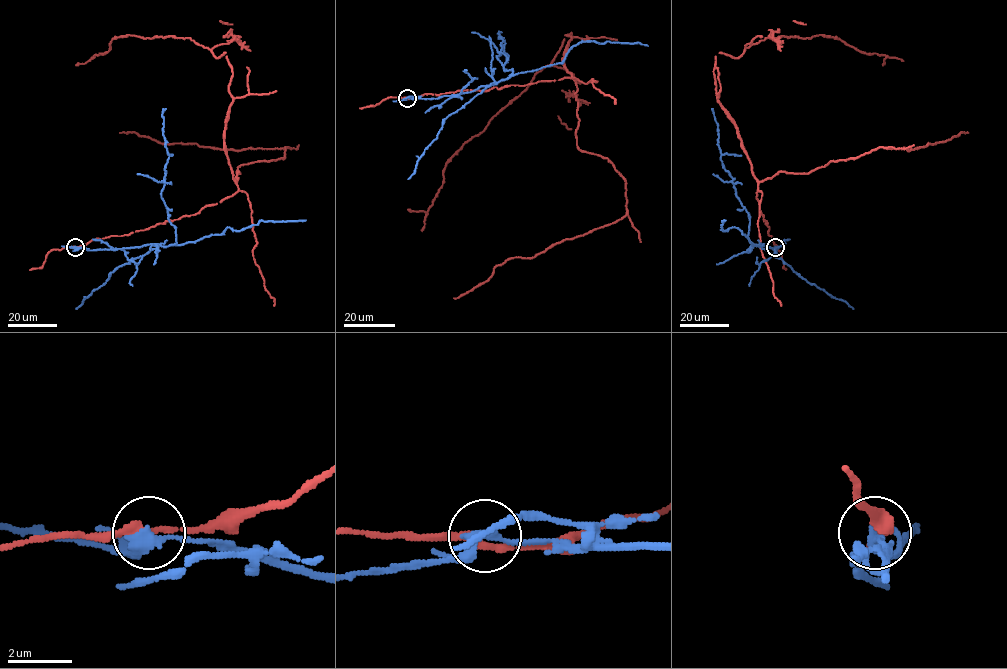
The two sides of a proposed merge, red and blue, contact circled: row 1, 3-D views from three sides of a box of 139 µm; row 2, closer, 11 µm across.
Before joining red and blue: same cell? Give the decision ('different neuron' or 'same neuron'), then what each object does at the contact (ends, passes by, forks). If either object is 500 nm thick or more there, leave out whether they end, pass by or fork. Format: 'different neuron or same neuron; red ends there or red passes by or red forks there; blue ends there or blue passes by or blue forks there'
different neuron; red passes by; blue passes by

